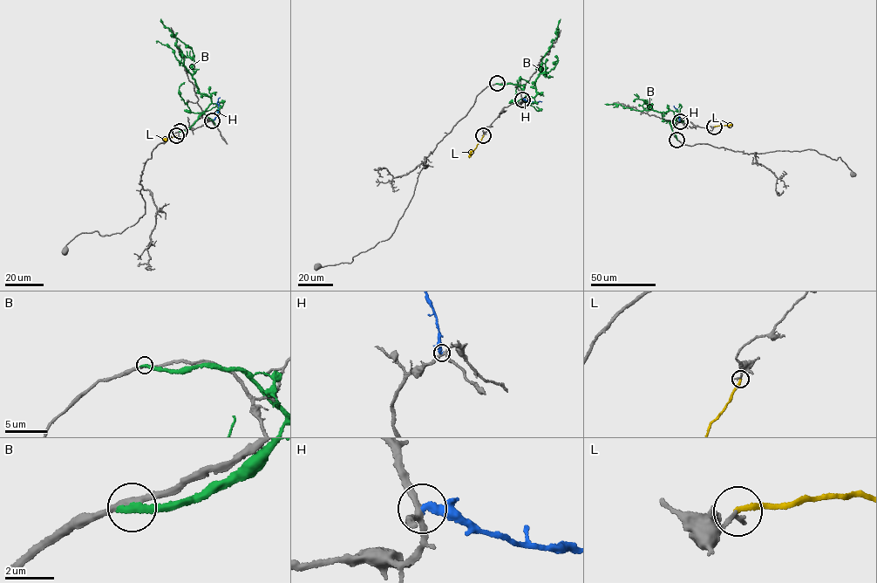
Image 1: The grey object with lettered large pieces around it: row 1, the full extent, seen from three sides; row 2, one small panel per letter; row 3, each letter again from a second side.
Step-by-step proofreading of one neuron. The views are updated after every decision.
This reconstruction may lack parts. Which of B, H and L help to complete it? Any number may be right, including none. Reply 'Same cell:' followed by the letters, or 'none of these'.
Same cell: none of these

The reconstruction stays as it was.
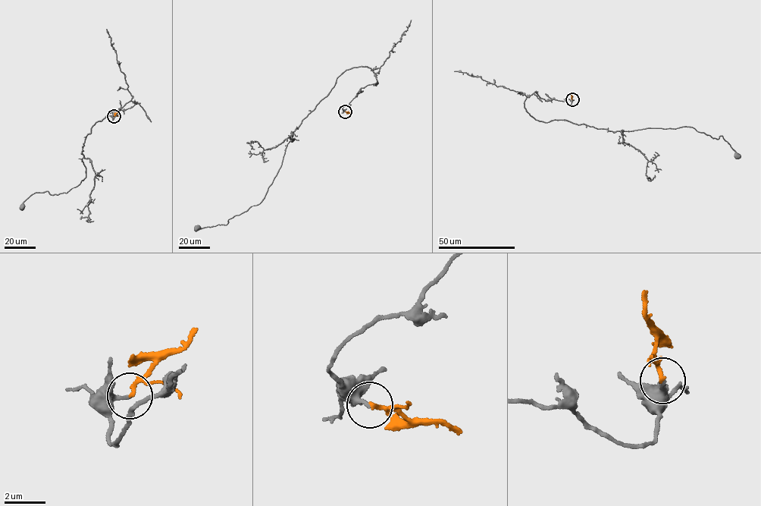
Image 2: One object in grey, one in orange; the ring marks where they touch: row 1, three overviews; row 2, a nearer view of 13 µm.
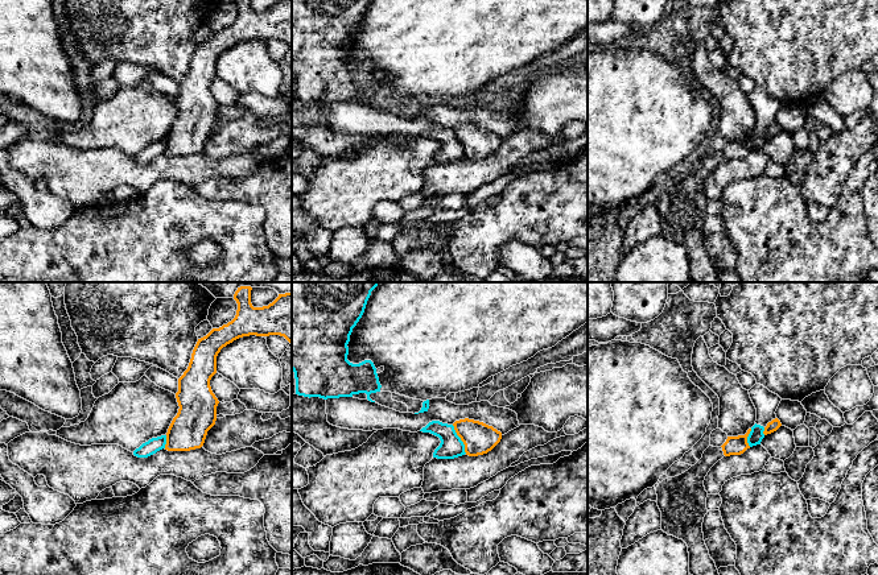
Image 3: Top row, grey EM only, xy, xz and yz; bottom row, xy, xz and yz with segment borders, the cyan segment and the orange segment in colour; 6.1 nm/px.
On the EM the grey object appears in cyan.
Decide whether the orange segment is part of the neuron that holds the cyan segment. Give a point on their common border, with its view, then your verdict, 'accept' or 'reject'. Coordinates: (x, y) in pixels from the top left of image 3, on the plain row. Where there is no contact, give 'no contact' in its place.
meets cyan in xz at (460, 144); reject

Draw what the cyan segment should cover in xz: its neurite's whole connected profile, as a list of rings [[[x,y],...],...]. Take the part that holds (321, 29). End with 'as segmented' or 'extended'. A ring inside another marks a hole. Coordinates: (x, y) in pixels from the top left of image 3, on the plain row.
[[[292,0],[292,75],[294,76],[296,83],[296,99],[304,102],[320,102],[323,104],[327,103],[339,103],[339,102],[353,102],[354,99],[366,98],[367,104],[375,107],[370,103],[371,98],[380,96],[380,87],[376,78],[376,73],[371,65],[364,65],[359,69],[353,69],[347,65],[349,59],[349,46],[353,33],[356,30],[362,22],[367,5],[370,0]]] | as segmented

